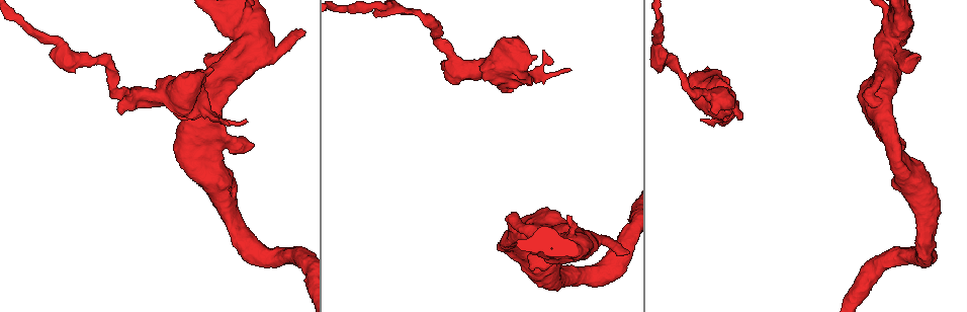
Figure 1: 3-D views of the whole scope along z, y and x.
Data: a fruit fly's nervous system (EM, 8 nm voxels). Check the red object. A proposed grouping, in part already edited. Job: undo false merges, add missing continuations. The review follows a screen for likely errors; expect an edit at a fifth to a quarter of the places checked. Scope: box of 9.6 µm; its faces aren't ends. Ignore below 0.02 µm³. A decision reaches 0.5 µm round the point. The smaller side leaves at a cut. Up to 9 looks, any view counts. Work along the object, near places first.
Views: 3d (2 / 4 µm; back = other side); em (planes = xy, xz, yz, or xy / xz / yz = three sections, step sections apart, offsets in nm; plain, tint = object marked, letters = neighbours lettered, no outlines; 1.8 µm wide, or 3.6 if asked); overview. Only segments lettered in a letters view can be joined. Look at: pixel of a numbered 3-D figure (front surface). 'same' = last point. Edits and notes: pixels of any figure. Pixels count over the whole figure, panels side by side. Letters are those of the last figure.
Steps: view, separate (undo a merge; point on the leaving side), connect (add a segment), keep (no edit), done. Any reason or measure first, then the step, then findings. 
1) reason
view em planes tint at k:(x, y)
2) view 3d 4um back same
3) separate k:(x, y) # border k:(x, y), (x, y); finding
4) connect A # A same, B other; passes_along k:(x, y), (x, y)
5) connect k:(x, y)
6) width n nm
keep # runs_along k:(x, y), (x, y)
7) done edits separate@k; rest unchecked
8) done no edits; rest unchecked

four or more arms meet
view em 3.6um xz step 4 tint at 1:(203, 166)

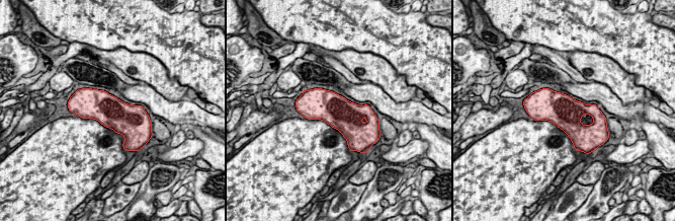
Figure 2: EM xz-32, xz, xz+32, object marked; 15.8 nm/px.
view em 3.6um xz step 4 letters same

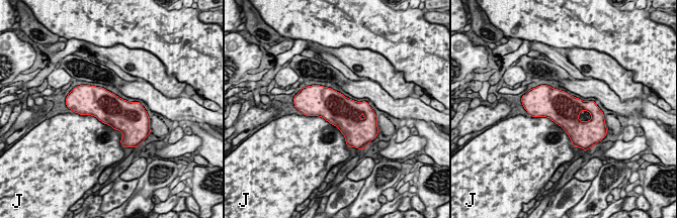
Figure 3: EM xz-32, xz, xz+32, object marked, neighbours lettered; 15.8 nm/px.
width 480 nm
keep # J other; border 3:(76, 112), (117, 129), (120, 142); all the same cell

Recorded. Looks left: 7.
arms part here
view em planes tint at 1:(890, 13)

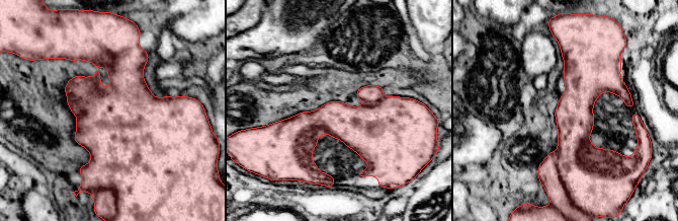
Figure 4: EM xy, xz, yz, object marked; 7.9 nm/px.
what lies round it
view em planes letters same

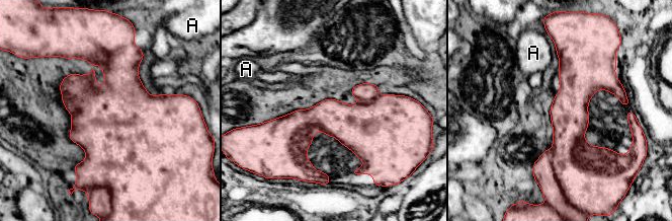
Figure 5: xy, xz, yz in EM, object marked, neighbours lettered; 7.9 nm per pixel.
separate 5:(543, 173) # A other; two cells meet here

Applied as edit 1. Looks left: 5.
an open end
view 3d 4um at 1:(513, 91)

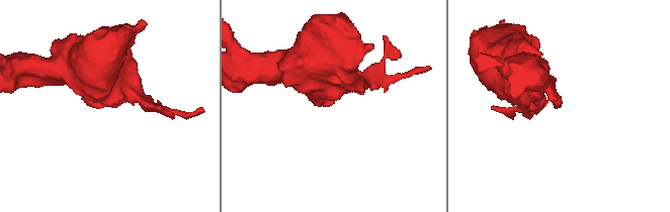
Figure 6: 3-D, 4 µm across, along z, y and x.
view em xz step 8 tint at 6:(331, 104)

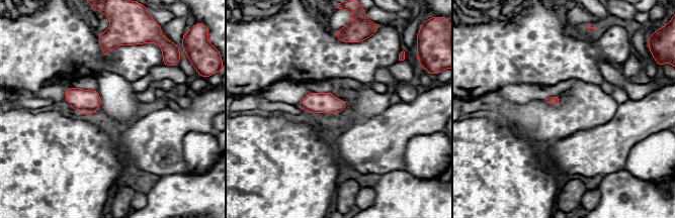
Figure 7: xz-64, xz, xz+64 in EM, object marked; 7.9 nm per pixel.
view em planes letters same

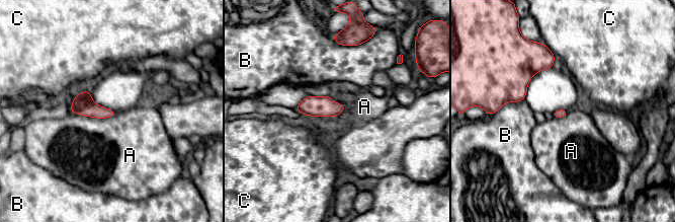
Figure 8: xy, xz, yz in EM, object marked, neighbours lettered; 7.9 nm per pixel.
keep # A other, B other, C other; border 8:(69, 110), (97, 118), (116, 113); no lettered segment goes on from it

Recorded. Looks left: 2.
done edits separate@5; rest unchecked

